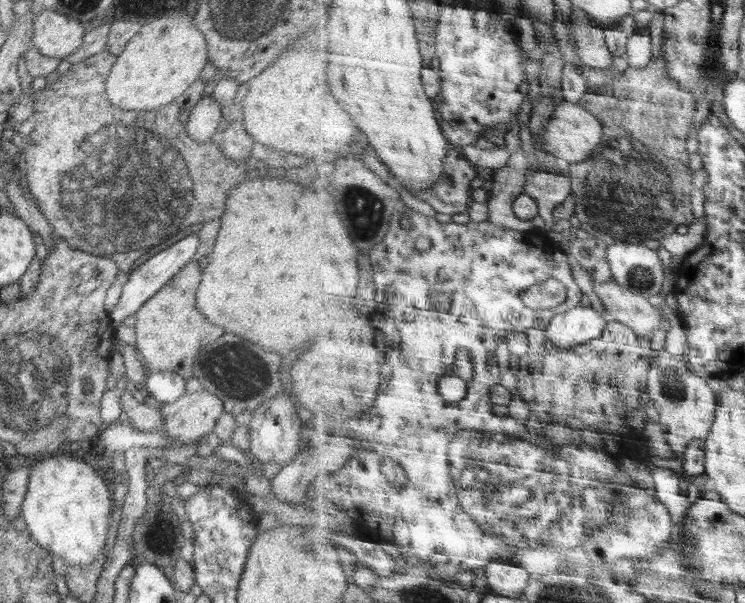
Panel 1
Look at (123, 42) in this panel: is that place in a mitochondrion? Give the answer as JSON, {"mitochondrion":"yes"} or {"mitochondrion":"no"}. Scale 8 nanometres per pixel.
{"mitochondrion":"no"}

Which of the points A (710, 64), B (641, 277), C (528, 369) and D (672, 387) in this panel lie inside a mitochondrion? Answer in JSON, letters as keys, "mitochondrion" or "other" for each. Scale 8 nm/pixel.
{"A":"mitochondrion","B":"mitochondrion","C":"other","D":"mitochondrion"}

